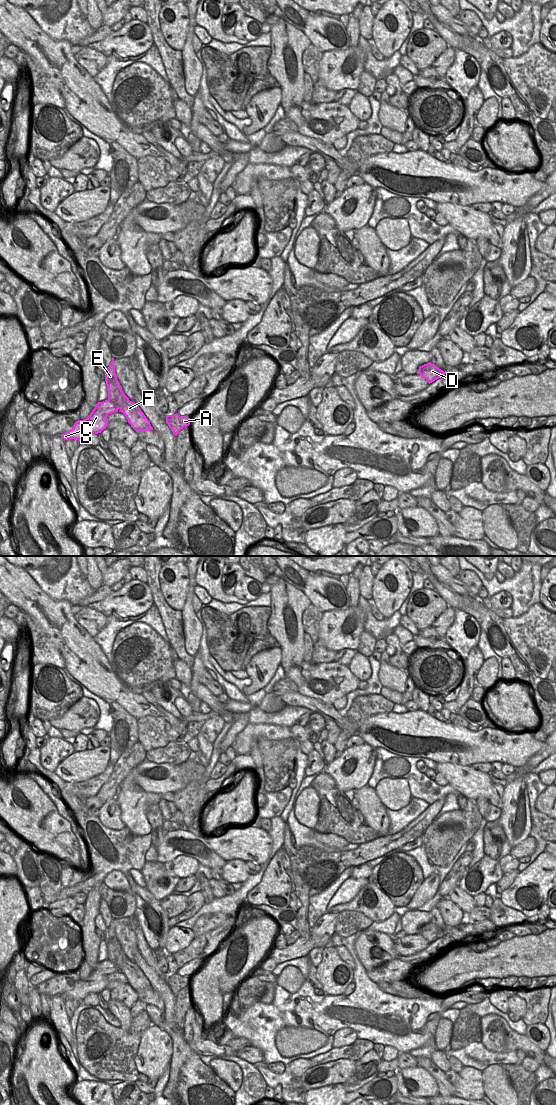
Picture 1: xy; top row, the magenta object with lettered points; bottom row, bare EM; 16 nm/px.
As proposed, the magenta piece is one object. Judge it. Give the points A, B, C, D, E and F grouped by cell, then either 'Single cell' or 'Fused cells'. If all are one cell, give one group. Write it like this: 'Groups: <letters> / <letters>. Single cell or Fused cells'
Groups: A D E F / B C. Fused cells.

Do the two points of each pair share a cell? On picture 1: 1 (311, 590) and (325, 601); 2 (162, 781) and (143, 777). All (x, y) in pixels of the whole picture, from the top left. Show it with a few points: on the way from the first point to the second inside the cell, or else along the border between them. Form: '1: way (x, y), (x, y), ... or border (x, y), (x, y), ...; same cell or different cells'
1: way (314, 592), (322, 598); same cell
2: way (157, 780), (148, 777); same cell

